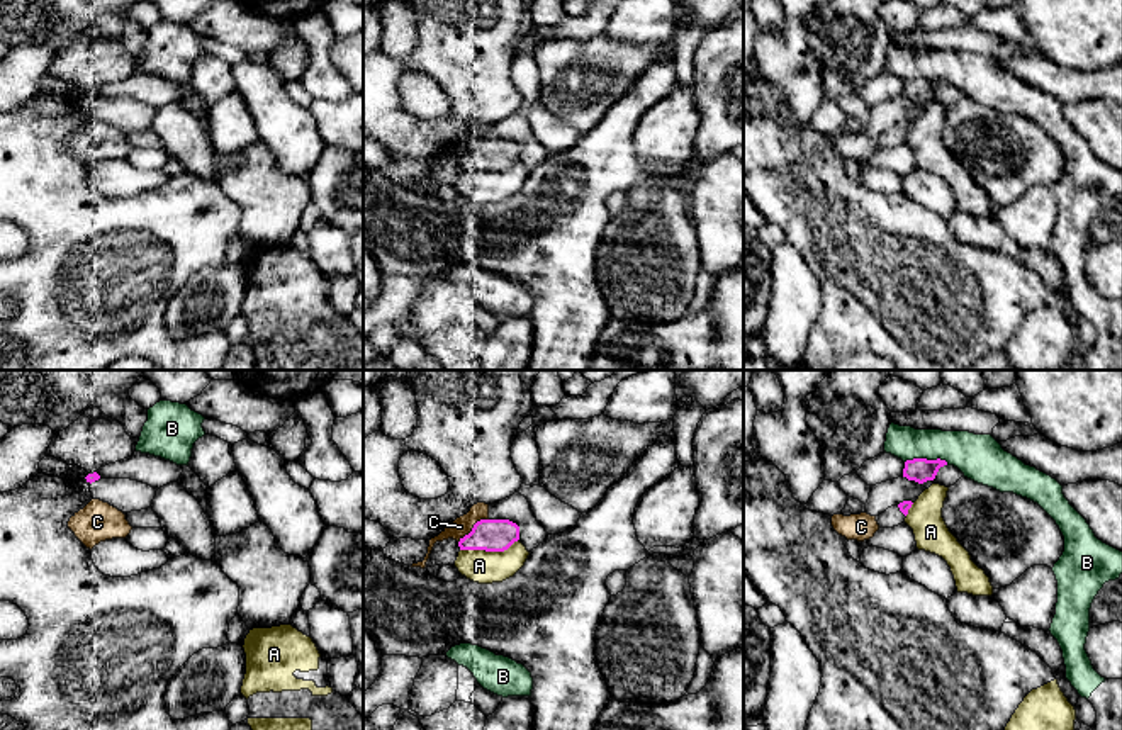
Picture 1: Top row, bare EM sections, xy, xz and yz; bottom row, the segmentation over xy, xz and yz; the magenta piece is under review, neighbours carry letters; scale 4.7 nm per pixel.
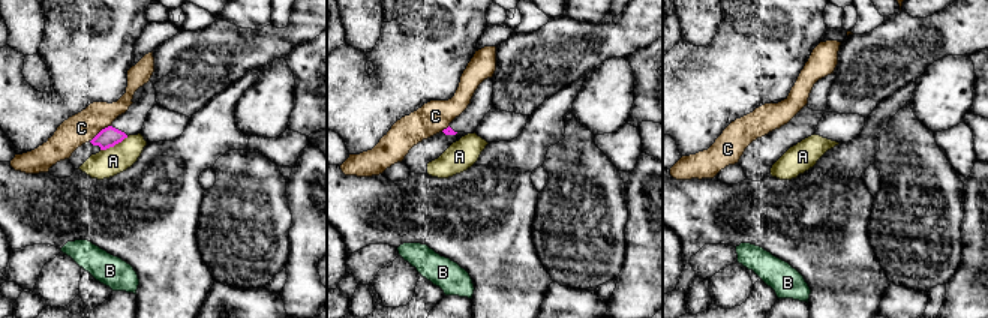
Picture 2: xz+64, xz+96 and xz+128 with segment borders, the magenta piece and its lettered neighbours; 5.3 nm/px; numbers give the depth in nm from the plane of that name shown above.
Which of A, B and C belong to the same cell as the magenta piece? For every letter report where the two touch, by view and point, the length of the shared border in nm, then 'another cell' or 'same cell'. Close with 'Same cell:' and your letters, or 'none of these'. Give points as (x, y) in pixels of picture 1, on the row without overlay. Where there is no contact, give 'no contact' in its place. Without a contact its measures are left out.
A: contact xz (489, 170); length 280 nm; another cell
B: contact yz (925, 78); length 200 nm; another cell
C: contact xz (474, 146); length 180 nm; another cell
Same cell: none of these

